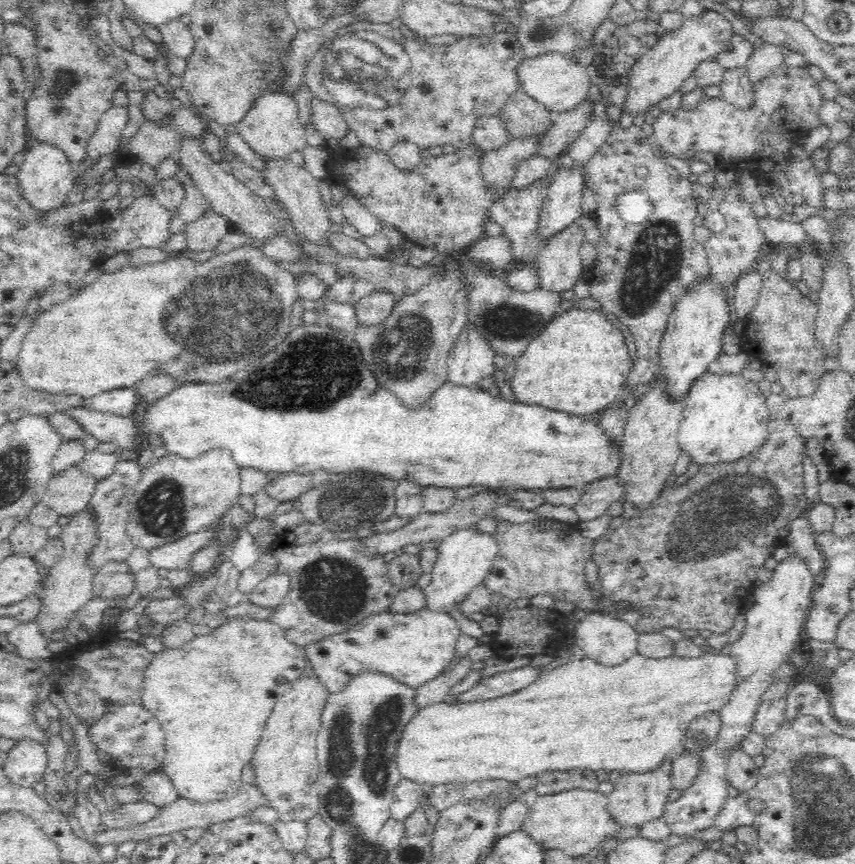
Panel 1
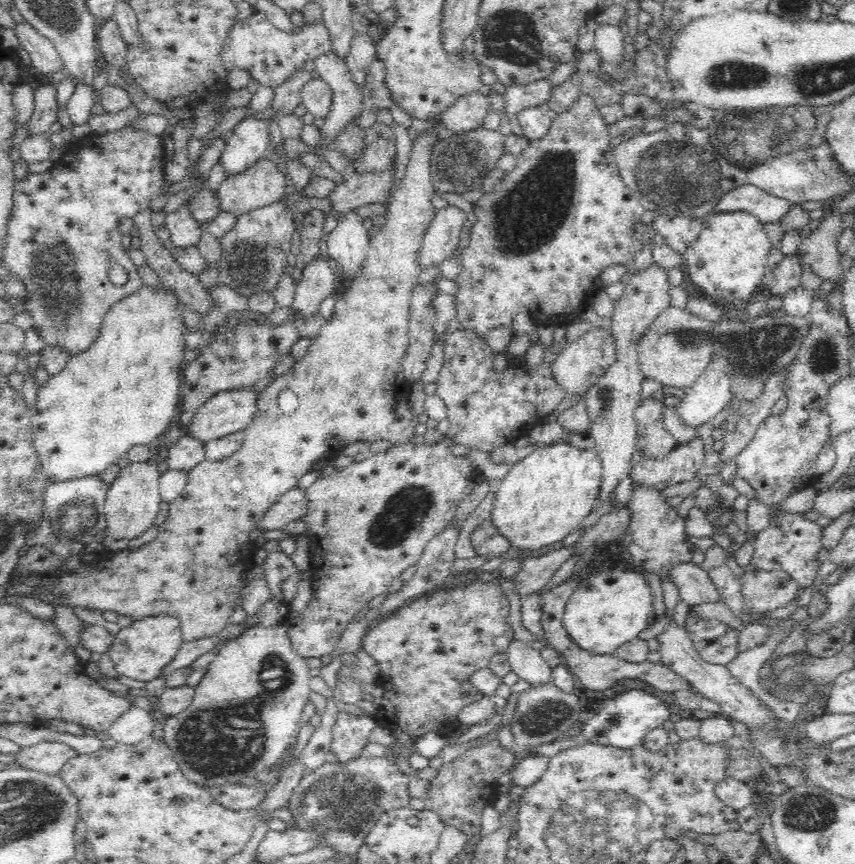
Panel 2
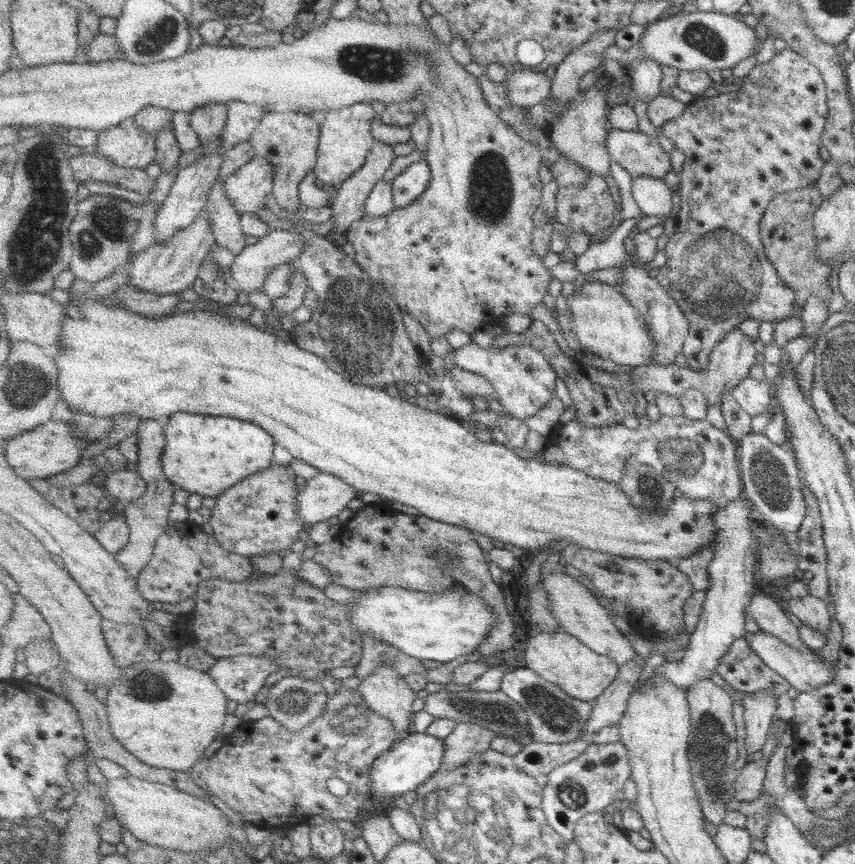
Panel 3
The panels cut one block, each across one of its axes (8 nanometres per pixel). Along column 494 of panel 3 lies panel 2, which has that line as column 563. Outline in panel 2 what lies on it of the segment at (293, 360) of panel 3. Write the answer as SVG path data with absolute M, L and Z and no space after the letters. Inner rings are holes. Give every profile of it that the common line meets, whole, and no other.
M563 441L534 445L530 454L511 466L503 478L488 517L516 550L537 550L561 542L597 507L602 471L596 447L580 449Z

